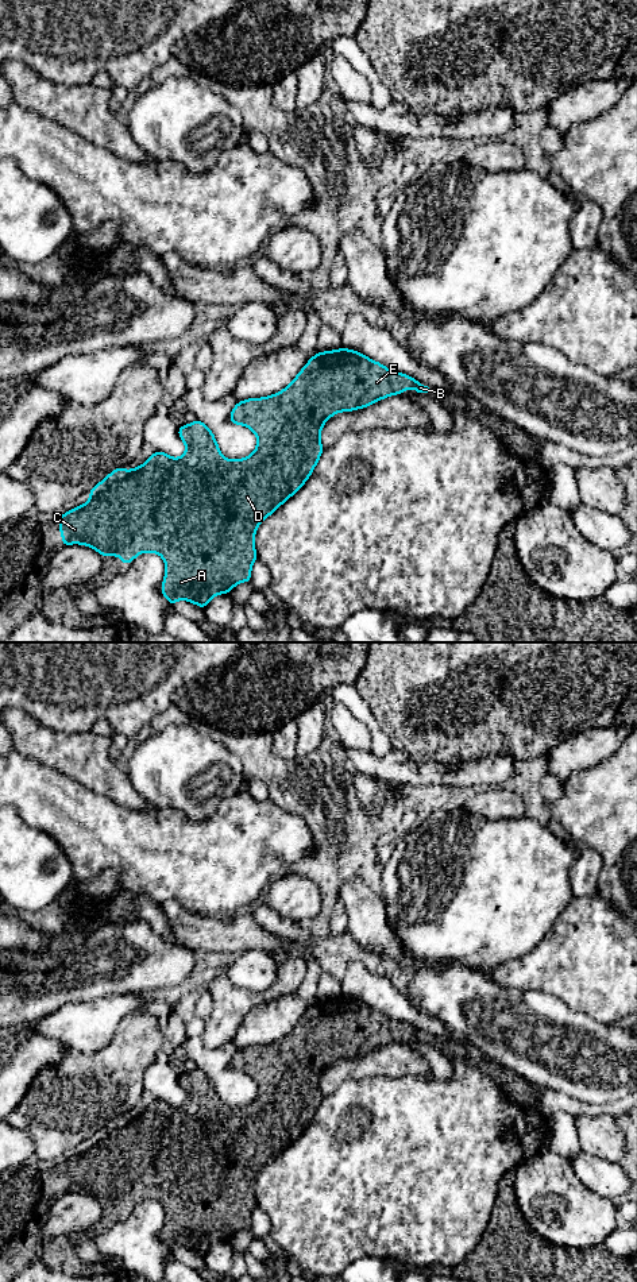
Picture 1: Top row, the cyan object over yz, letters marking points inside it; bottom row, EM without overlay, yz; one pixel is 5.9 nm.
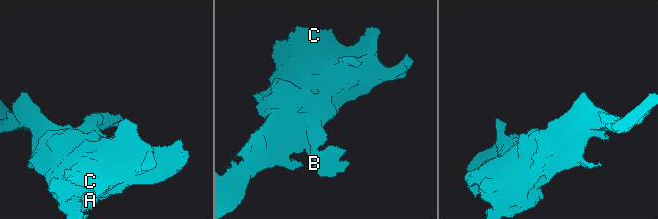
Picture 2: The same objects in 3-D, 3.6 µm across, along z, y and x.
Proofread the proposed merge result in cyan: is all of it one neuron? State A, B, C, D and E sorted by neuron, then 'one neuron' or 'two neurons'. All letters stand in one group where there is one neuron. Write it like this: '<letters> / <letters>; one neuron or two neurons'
A B C D E; one neuron

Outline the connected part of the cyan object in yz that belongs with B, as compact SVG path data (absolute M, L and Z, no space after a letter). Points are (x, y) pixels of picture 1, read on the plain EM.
M341 995L317 1000L282 1039L240 1049L232 1057L231 1071L246 1073L256 1082L256 1096L248 1105L225 1107L215 1082L201 1067L178 1074L178 1084L185 1090L186 1100L174 1107L157 1098L140 1115L131 1119L124 1115L113 1117L89 1139L90 1147L85 1152L58 1165L62 1194L82 1192L96 1197L101 1205L120 1204L124 1213L143 1200L158 1201L166 1213L161 1240L169 1252L185 1247L205 1256L213 1244L231 1240L238 1231L251 1231L251 1215L258 1206L254 1194L256 1175L309 1127L324 1098L320 1080L325 1069L339 1059L368 1055L379 1047L402 1042L409 1035L417 1040L432 1039L414 1026L390 1019L358 999Z

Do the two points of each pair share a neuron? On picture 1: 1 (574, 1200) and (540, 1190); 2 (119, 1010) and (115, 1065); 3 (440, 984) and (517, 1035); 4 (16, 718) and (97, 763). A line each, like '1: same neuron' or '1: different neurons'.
1: same neuron
2: different neurons
3: same neuron
4: same neuron

